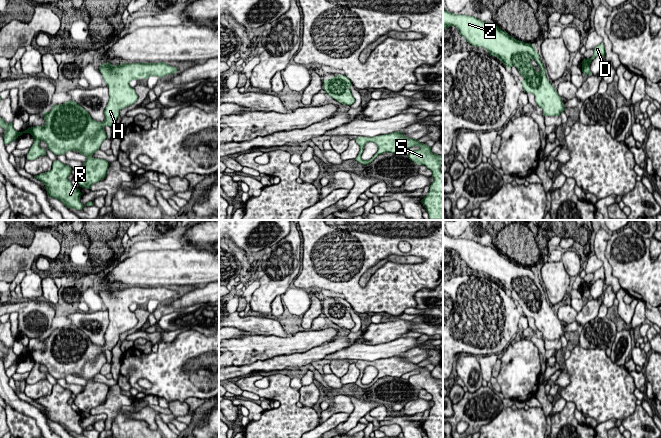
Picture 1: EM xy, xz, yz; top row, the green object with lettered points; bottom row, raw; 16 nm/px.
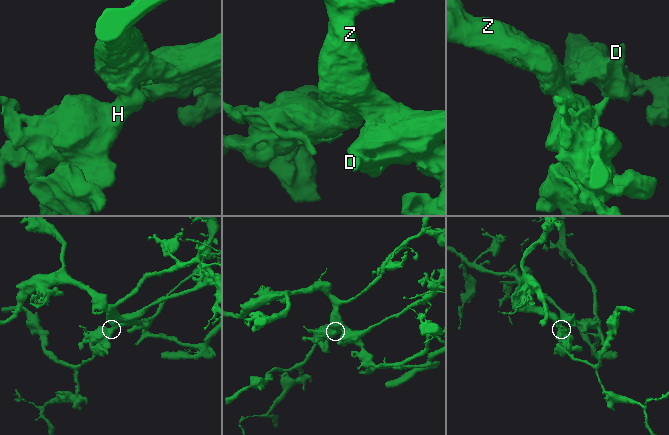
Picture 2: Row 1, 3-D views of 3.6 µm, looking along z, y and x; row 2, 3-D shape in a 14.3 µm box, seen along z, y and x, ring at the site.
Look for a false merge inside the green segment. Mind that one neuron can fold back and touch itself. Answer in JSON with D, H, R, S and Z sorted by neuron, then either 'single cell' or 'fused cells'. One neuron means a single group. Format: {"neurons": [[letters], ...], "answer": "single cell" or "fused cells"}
{"neurons": [["D", "H", "R", "S", "Z"]], "answer": "single cell"}

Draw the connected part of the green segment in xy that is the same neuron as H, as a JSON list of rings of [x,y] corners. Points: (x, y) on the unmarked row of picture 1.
[[[109,286],[99,291],[107,311],[109,325],[104,334],[105,343],[97,346],[79,328],[70,324],[43,336],[45,348],[29,351],[23,356],[13,352],[13,347],[6,347],[0,342],[0,351],[5,353],[4,368],[8,369],[23,357],[30,357],[34,362],[29,372],[27,384],[47,379],[46,373],[40,371],[44,365],[47,372],[56,380],[64,379],[67,375],[77,375],[86,380],[87,384],[75,397],[74,403],[82,412],[91,413],[94,407],[102,405],[107,398],[109,387],[106,384],[94,382],[92,379],[100,373],[107,362],[105,350],[111,351],[119,341],[119,335],[134,328],[138,320],[129,310],[132,304],[148,303],[150,300],[162,302],[176,297],[177,292],[167,287],[129,287],[122,286],[119,290]]]

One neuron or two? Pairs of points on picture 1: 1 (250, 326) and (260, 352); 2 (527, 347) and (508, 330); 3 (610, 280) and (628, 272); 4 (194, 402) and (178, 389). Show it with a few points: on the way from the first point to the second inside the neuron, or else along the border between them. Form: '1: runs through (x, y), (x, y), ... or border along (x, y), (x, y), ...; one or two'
1: border along (255, 334), (276, 335), (278, 337); two
2: border along (512, 342), (502, 353); two
3: border along (605, 257), (610, 265), (611, 273), (621, 287); two
4: border along (204, 400), (198, 397), (188, 397), (184, 401); two

